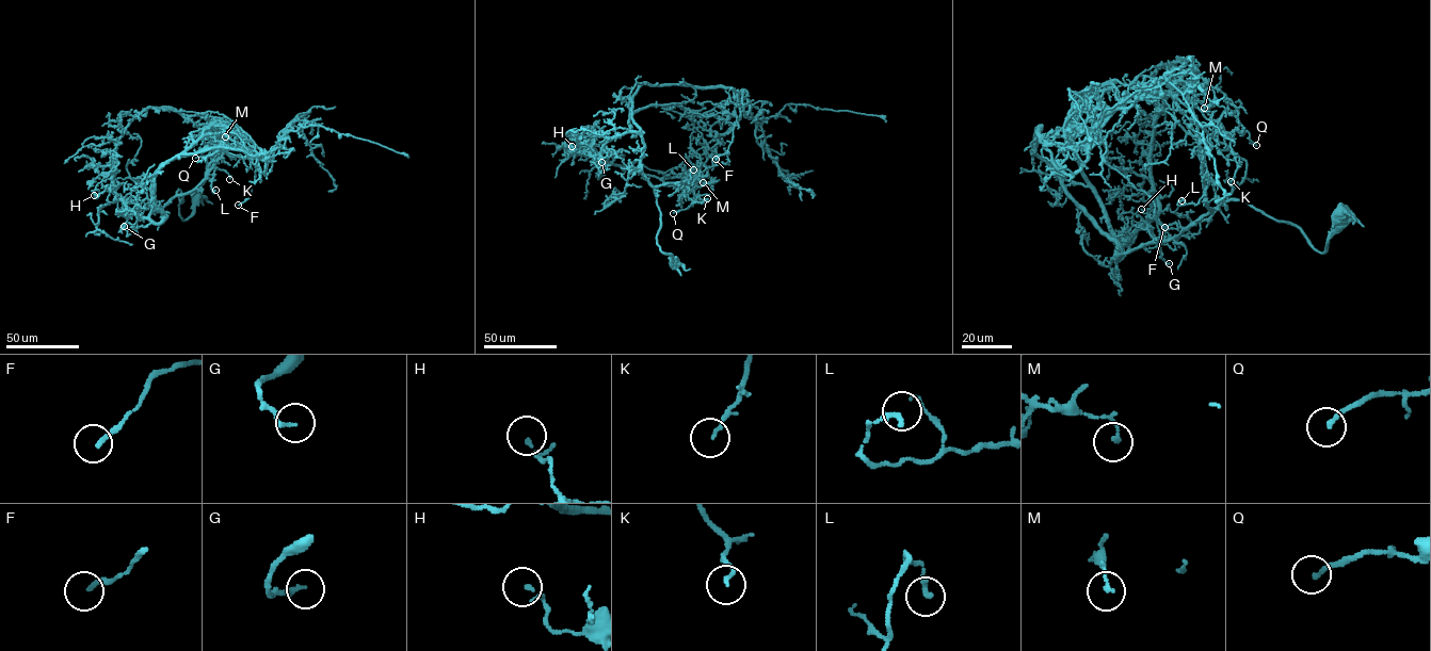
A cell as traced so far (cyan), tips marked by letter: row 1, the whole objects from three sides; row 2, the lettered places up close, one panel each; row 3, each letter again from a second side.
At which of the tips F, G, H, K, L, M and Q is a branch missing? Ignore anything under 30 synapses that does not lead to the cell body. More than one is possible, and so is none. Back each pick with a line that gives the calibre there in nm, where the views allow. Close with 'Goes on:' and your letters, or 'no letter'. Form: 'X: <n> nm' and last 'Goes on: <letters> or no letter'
Goes on: no letter

